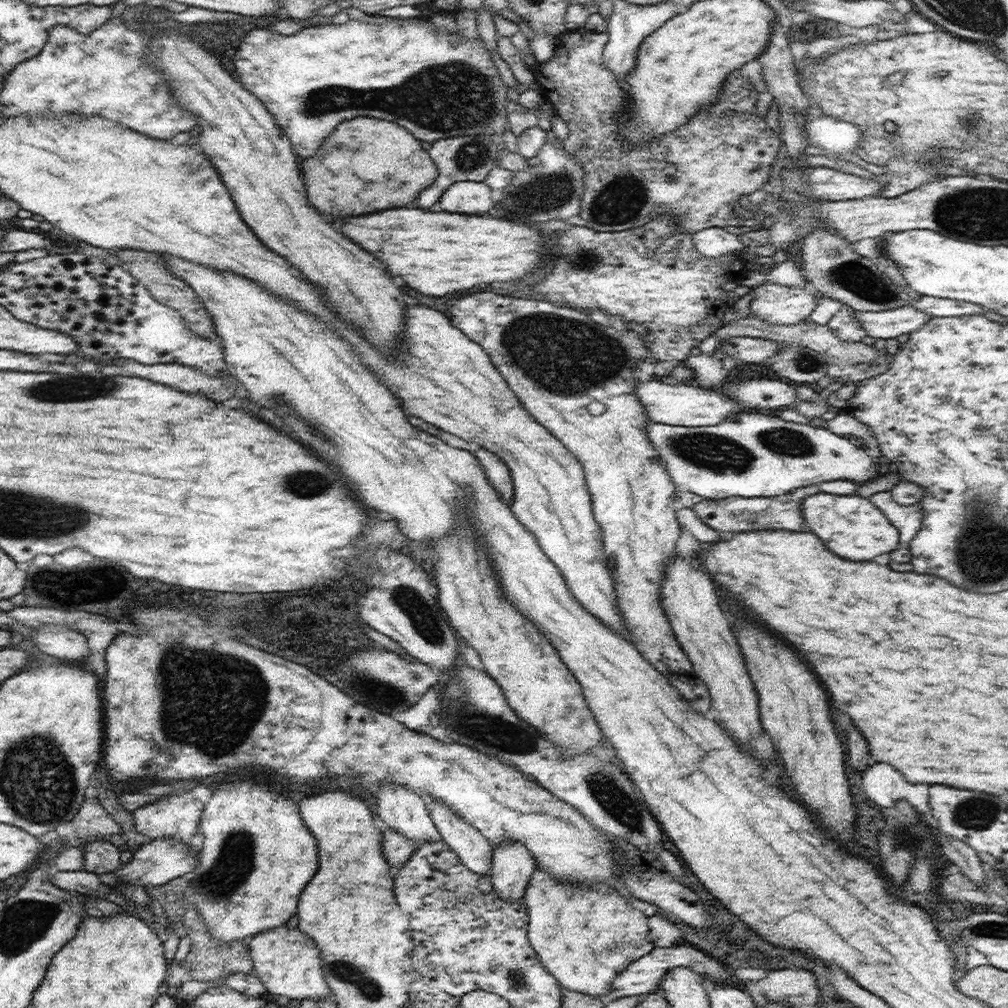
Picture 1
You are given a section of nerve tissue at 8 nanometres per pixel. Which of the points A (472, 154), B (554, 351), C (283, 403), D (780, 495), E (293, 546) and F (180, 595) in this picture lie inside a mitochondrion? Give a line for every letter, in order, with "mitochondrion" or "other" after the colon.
A: mitochondrion
B: mitochondrion
C: mitochondrion
D: other
E: other
F: other

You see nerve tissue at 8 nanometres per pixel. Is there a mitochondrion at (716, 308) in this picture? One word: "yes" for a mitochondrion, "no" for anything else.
no

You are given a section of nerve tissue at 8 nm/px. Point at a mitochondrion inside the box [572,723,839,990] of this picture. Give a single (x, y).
(617, 802)

